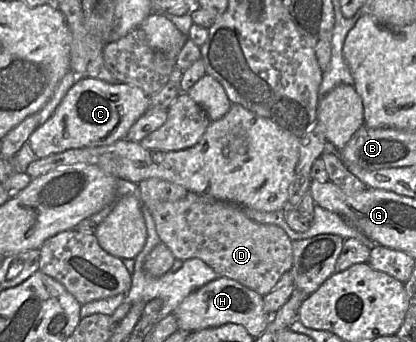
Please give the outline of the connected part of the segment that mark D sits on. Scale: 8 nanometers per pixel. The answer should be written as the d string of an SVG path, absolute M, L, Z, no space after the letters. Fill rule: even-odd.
M188 191L187 196L159 204L150 212L156 231L178 260L198 258L209 265L220 276L238 281L259 295L268 294L293 264L292 241L279 226L258 223L247 216L243 208L234 203L212 199Z

